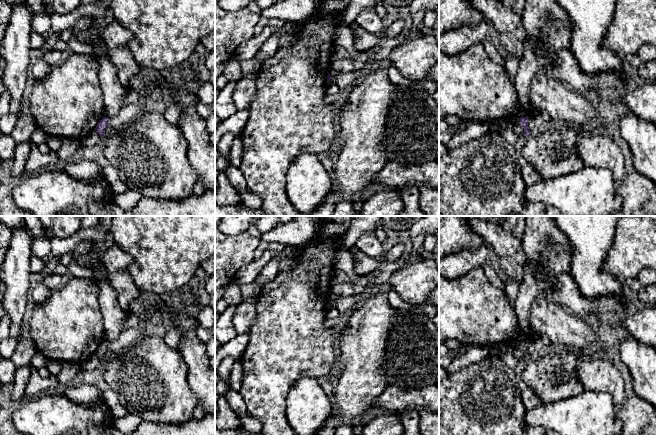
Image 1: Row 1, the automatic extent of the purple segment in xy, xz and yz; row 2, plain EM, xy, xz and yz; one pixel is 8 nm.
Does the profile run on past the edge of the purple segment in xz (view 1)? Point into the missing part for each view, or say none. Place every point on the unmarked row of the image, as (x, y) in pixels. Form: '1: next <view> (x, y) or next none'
1: next none

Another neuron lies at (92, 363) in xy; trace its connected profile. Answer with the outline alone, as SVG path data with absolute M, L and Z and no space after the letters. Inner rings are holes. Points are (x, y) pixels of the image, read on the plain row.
M94 355L89 358L86 362L81 364L81 370L92 371L94 369L97 369L101 362L102 361L96 355Z

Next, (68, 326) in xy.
M72 277L64 281L43 303L36 304L30 319L30 336L37 352L47 360L86 362L105 340L98 285L91 278Z

